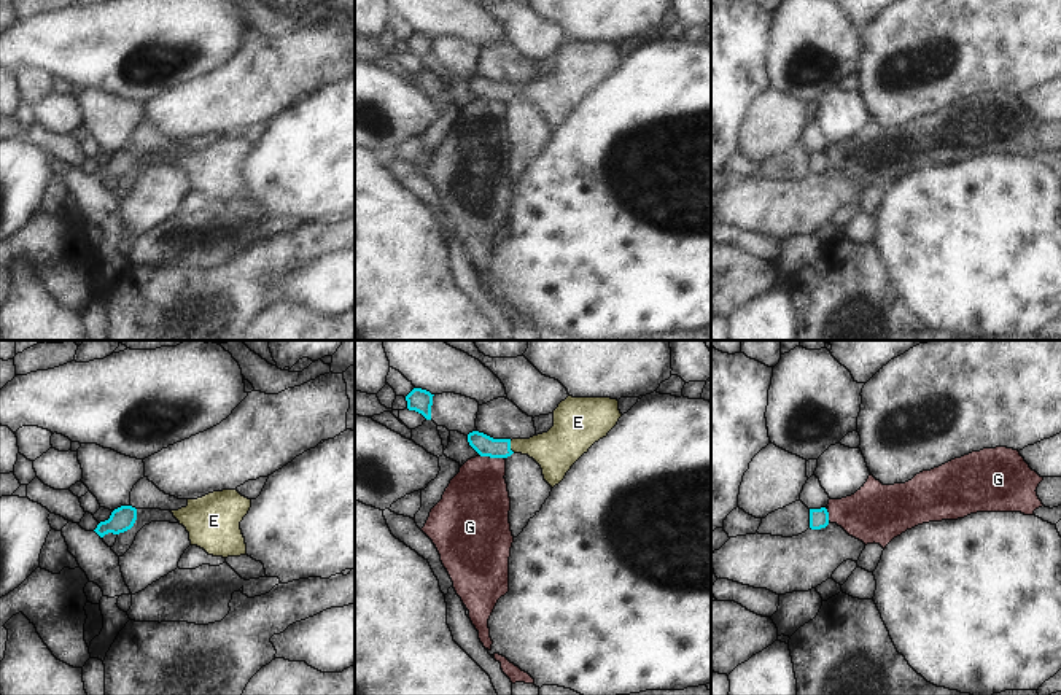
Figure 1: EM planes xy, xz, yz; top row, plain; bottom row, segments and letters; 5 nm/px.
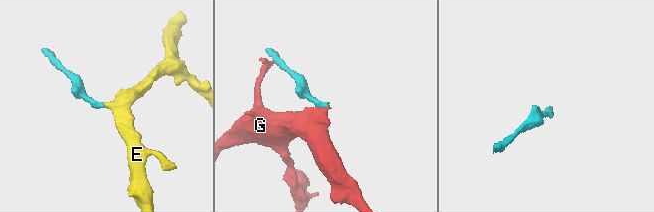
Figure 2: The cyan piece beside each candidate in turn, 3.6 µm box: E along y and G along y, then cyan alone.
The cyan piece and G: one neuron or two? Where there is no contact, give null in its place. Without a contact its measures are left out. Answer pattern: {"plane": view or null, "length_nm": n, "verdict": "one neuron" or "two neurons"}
{"plane": "xz", "length_nm": 120, "verdict": "two neurons"}

